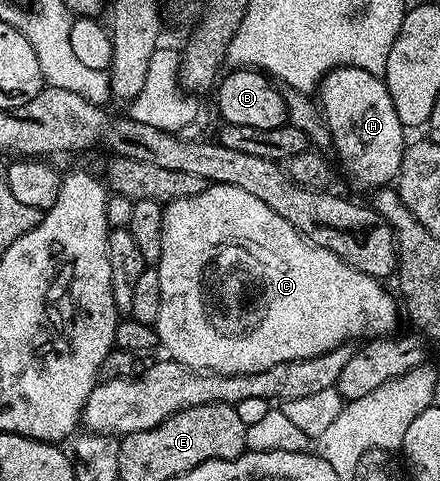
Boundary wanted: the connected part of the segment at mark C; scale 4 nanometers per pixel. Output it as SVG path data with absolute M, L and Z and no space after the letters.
M212 183L200 193L192 197L180 197L165 204L162 209L162 236L160 237L160 257L156 264L160 277L160 313L156 330L161 350L166 350L171 360L182 363L185 367L193 367L195 371L213 371L216 375L247 375L260 373L264 369L272 369L272 365L291 363L301 359L315 359L335 348L349 344L349 339L361 340L363 337L386 337L395 330L398 323L400 307L392 296L386 292L386 283L374 275L364 273L352 265L348 265L336 253L316 245L306 236L300 234L287 219L280 217L276 209L272 209L260 197L252 197L240 189L240 185Z

